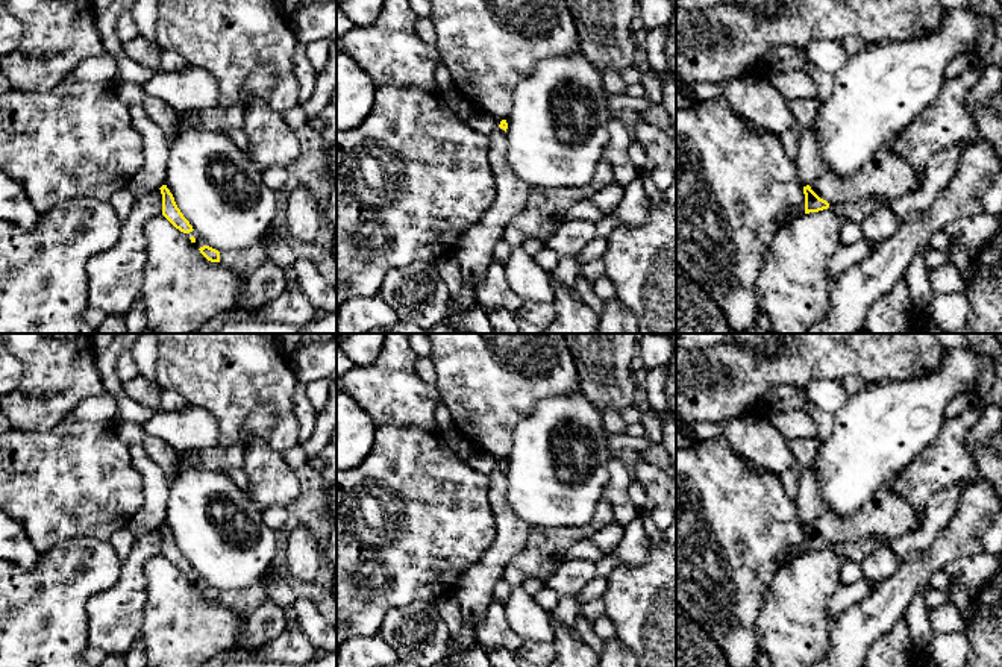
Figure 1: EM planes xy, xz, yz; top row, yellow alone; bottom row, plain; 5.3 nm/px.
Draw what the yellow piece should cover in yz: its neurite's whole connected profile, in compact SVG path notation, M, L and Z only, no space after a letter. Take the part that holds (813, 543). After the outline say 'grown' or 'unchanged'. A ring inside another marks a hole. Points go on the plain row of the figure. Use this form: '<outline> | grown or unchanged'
M897 476L887 478L876 496L858 512L840 518L826 511L811 525L803 526L805 553L870 537L893 541L920 529L923 518L894 491L896 479Z | grown

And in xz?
M502 459L490 474L490 506L494 515L494 540L482 558L458 579L452 594L461 605L462 620L473 629L481 625L493 600L493 588L506 565L524 549L531 528L520 521L506 500L508 462Z | grown

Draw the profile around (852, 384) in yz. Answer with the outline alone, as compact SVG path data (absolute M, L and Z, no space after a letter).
M844 376L840 379L849 396L861 393L867 388L867 382L858 376Z

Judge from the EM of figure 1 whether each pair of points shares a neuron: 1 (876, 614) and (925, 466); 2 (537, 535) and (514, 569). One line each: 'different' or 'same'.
1: different
2: same

